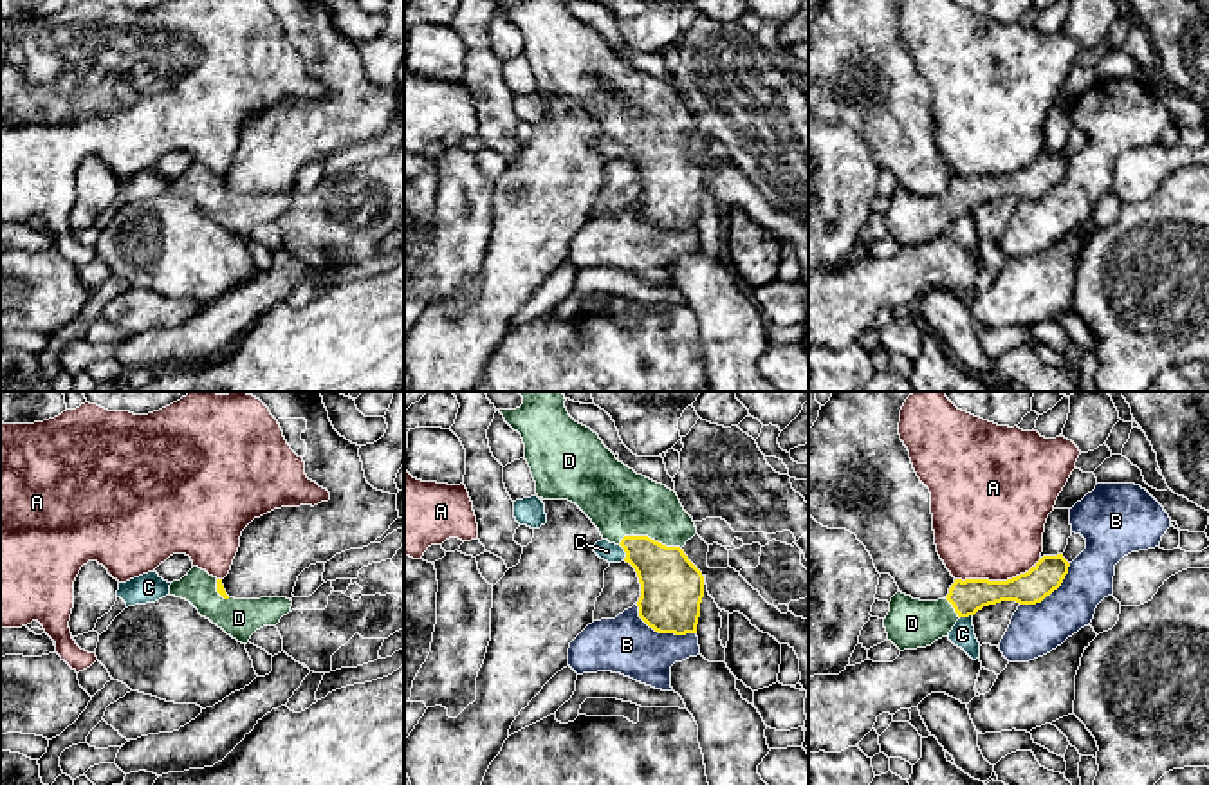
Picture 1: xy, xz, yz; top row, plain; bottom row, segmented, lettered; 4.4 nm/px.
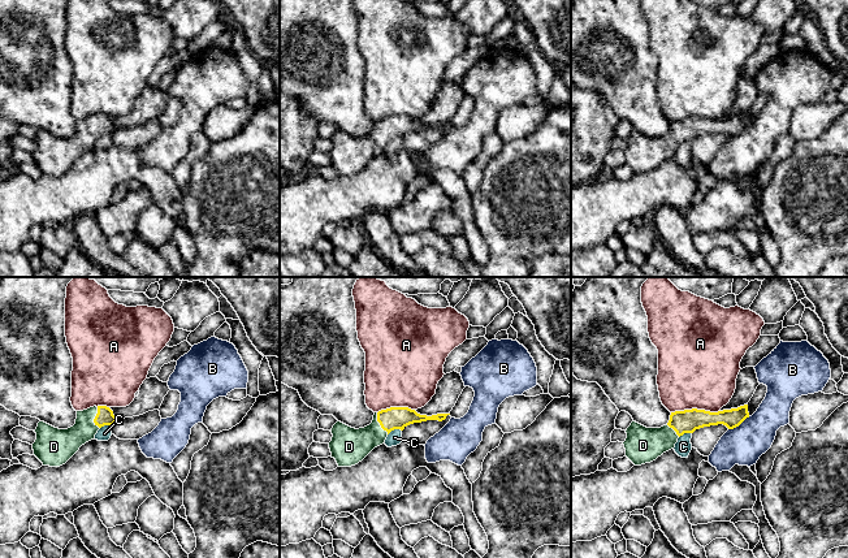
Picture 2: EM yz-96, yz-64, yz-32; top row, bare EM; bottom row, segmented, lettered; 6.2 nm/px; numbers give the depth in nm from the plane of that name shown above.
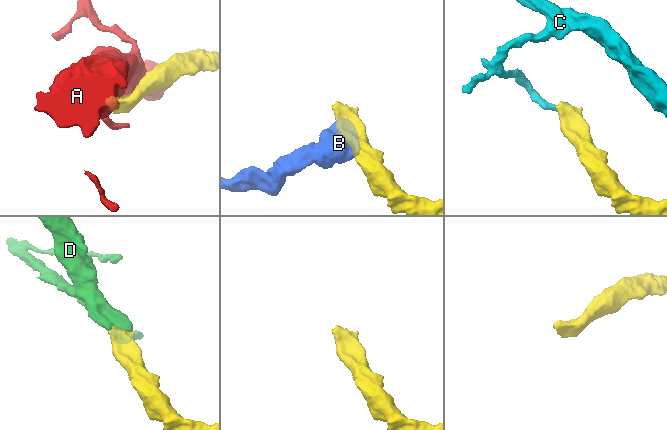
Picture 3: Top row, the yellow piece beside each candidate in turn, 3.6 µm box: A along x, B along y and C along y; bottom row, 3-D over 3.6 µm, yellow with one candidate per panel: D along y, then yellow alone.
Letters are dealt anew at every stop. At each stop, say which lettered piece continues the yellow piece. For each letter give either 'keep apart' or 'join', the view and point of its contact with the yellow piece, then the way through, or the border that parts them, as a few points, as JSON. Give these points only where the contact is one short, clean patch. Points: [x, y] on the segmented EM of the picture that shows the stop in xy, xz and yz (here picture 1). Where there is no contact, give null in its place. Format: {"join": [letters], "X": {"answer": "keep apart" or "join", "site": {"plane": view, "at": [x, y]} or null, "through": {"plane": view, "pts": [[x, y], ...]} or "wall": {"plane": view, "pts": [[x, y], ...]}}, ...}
{"join": ["D"], "A": {"answer": "keep apart", "site": {"plane": "yz", "at": [998, 581]}}, "B": {"answer": "keep apart", "site": {"plane": "xz", "at": [661, 632]}}, "C": {"answer": "keep apart", "site": {"plane": "xz", "at": [625, 551]}}, "D": {"answer": "join", "site": {"plane": "xz", "at": [650, 538]}, "through": {"plane": "xz", "pts": [[672, 589], [650, 538], [619, 502]]}}}

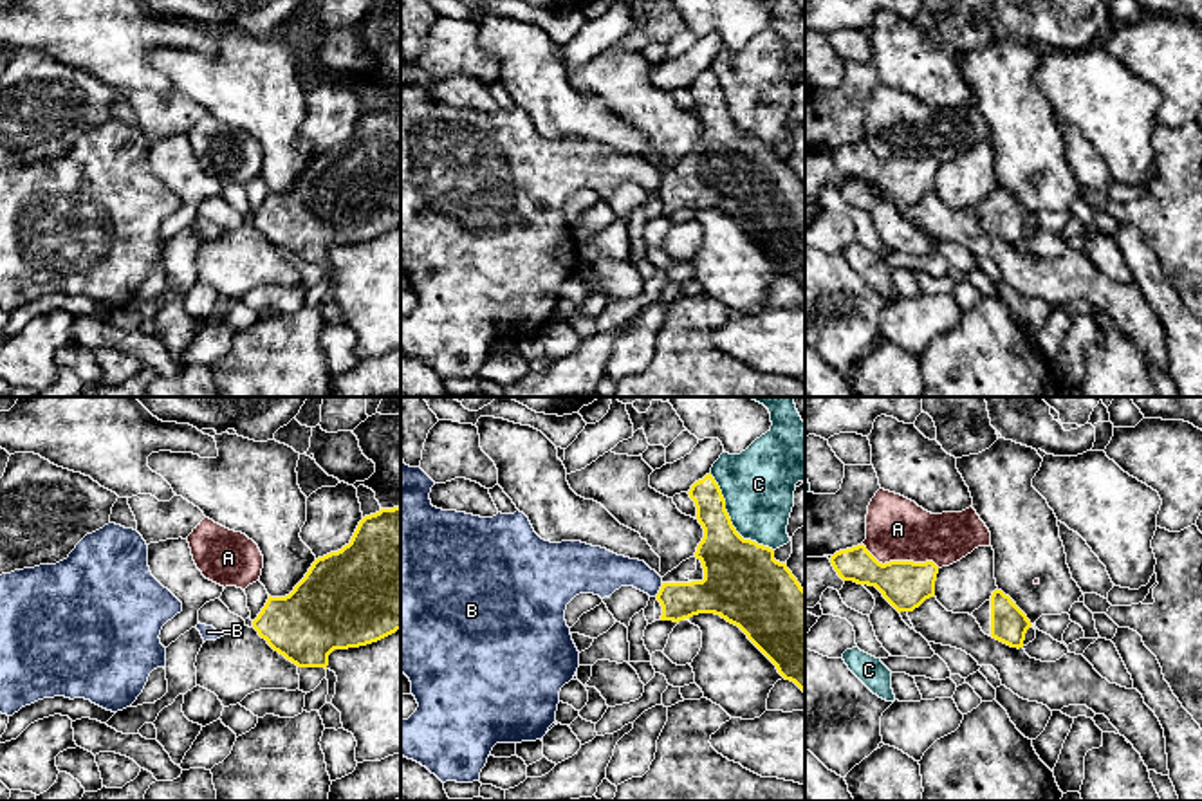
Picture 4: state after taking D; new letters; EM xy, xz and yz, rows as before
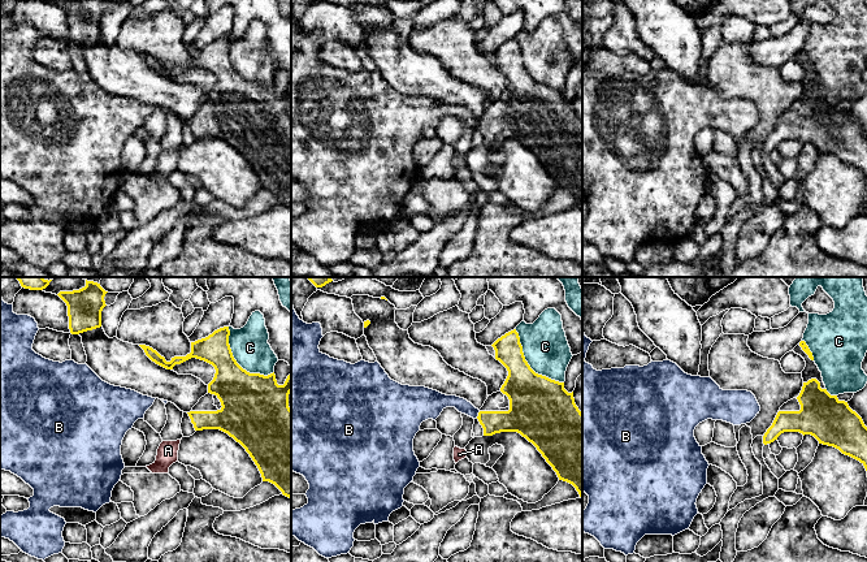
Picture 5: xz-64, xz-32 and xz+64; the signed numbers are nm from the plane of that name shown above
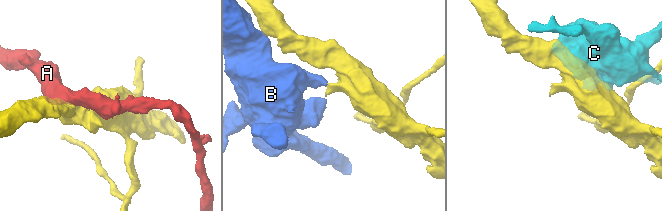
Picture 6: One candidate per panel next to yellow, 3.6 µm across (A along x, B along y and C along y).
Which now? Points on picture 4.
{"join": [], "A": {"answer": "keep apart", "site": {"plane": "yz", "at": [901, 561]}}, "B": {"answer": "keep apart", "site": {"plane": "xz", "at": [659, 590]}, "wall": {"plane": "xz", "pts": [[663, 583], [654, 596]]}}, "C": {"answer": "keep apart", "site": {"plane": "xz", "at": [730, 520]}}}

